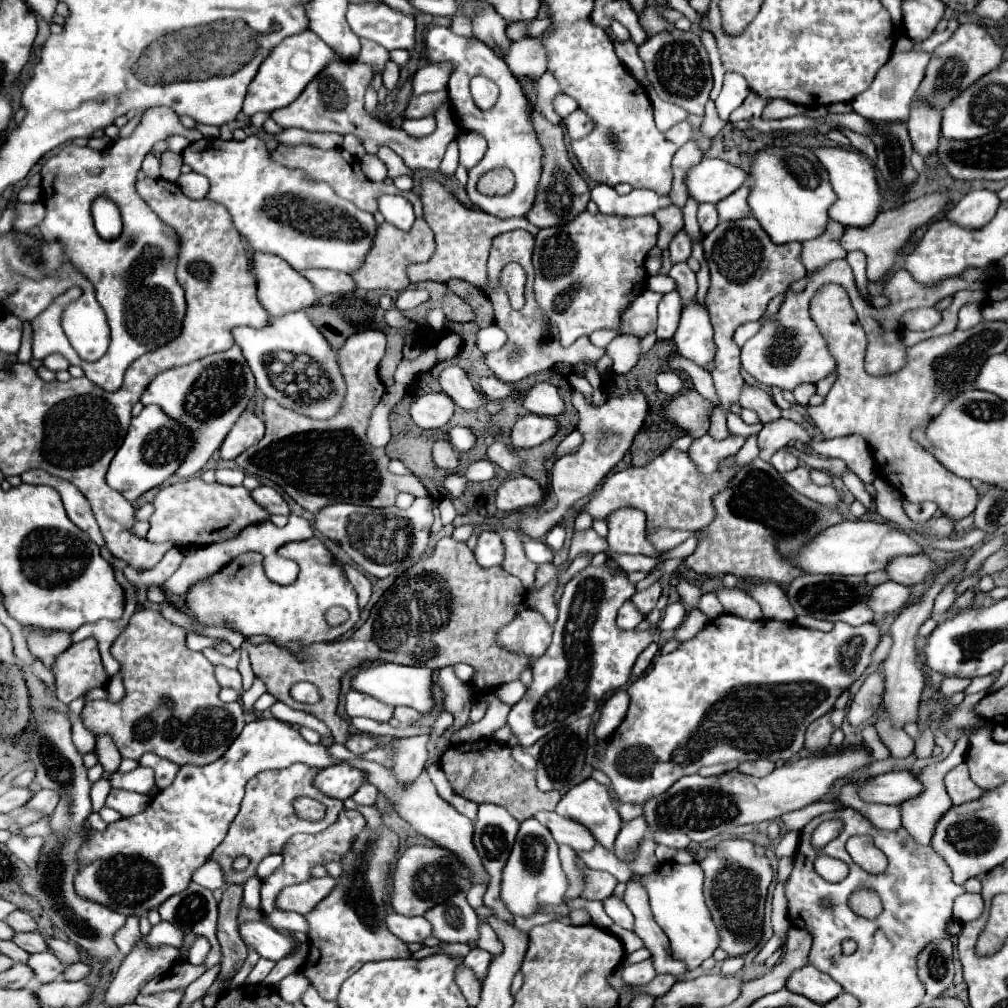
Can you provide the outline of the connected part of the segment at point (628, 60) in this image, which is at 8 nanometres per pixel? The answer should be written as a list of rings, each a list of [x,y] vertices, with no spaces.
[[[616,40],[614,48],[616,48],[616,56],[624,62],[624,66],[634,74],[634,78],[636,78],[638,82],[642,82],[642,80],[646,78],[646,70],[644,70],[644,64],[642,64],[640,56],[638,56],[638,48],[634,48],[634,42],[630,40],[630,42],[620,44],[620,42]]]

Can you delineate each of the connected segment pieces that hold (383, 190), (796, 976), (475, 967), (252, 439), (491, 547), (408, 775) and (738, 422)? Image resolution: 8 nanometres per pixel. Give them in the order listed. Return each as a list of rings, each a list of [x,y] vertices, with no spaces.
[[[280,144],[272,154],[272,160],[286,166],[286,168],[298,168],[304,170],[308,180],[318,180],[318,182],[326,182],[334,188],[334,192],[338,196],[342,196],[344,200],[350,200],[352,204],[356,204],[358,208],[370,214],[378,211],[377,200],[380,194],[398,194],[404,196],[406,200],[412,202],[414,206],[414,214],[416,218],[422,218],[422,202],[414,192],[402,192],[394,186],[394,184],[380,184],[380,182],[370,182],[360,168],[358,158],[352,158],[352,154],[348,154],[344,148],[334,148],[334,150],[322,150],[316,148],[312,144]]]
[[[806,966],[802,970],[794,970],[790,974],[790,980],[786,982],[786,988],[794,994],[802,994],[818,1004],[828,1004],[836,996],[842,994],[842,986],[834,982],[826,972],[820,972],[814,966]]]
[[[470,950],[470,954],[464,958],[464,964],[480,978],[480,980],[484,980],[486,978],[486,968],[490,966],[490,960],[492,960],[494,956],[490,954],[490,952],[474,952],[474,950]]]
[[[246,410],[232,426],[230,434],[224,438],[220,446],[220,456],[224,460],[234,460],[246,448],[254,446],[262,436],[264,436],[264,422],[254,412]]]
[[[484,530],[478,536],[478,546],[474,550],[474,556],[482,568],[500,566],[504,560],[504,544],[500,538],[500,532]]]
[[[412,736],[392,742],[394,764],[396,764],[394,774],[402,786],[412,784],[424,770],[424,764],[428,760],[426,740],[428,736]]]
[[[728,412],[728,414],[726,414],[726,420],[728,420],[730,432],[732,432],[732,434],[738,434],[738,436],[744,436],[744,438],[748,438],[750,434],[760,432],[760,428],[762,428],[762,424],[754,424],[754,426],[744,424],[744,420],[742,420],[738,414],[734,414],[734,412]]]

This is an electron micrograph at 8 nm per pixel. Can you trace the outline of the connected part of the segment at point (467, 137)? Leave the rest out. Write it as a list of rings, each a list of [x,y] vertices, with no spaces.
[[[462,132],[458,138],[458,148],[460,148],[460,166],[472,168],[480,162],[480,158],[486,152],[486,140],[474,132]]]

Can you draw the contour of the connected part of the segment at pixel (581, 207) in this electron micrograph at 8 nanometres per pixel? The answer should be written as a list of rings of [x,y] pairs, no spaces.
[[[532,104],[532,110],[530,110],[530,120],[532,120],[532,126],[536,130],[538,142],[544,150],[544,156],[542,156],[544,178],[540,178],[540,182],[538,182],[536,202],[534,202],[532,210],[526,214],[526,218],[538,228],[562,226],[562,224],[568,224],[570,220],[574,220],[574,216],[578,216],[580,212],[586,210],[586,204],[590,200],[590,188],[588,188],[586,180],[574,170],[572,162],[568,160],[568,152],[566,152],[566,144],[564,144],[564,126],[548,122],[534,108],[534,104]]]

